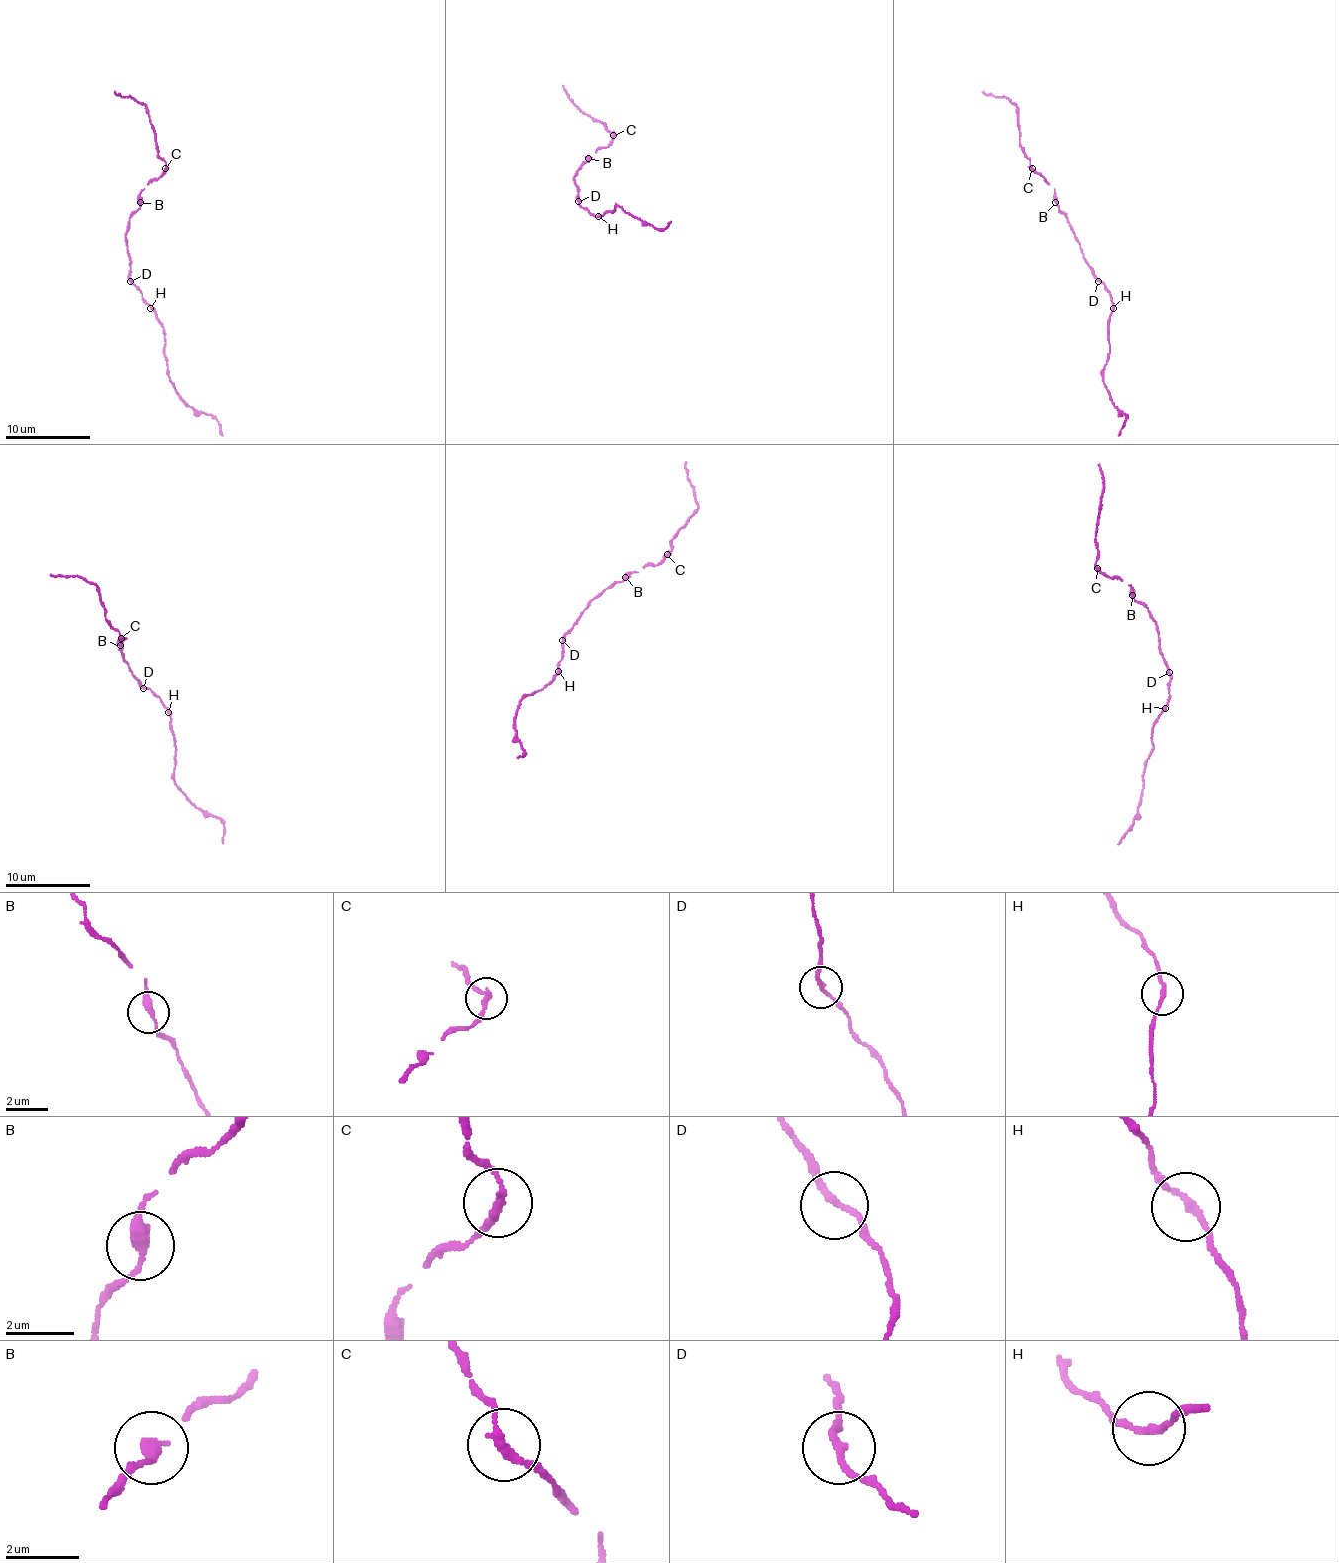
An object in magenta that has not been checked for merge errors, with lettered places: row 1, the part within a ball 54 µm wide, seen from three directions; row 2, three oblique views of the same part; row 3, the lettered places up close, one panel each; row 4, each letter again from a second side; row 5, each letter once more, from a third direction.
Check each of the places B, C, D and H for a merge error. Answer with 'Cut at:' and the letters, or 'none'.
Cut at: none

